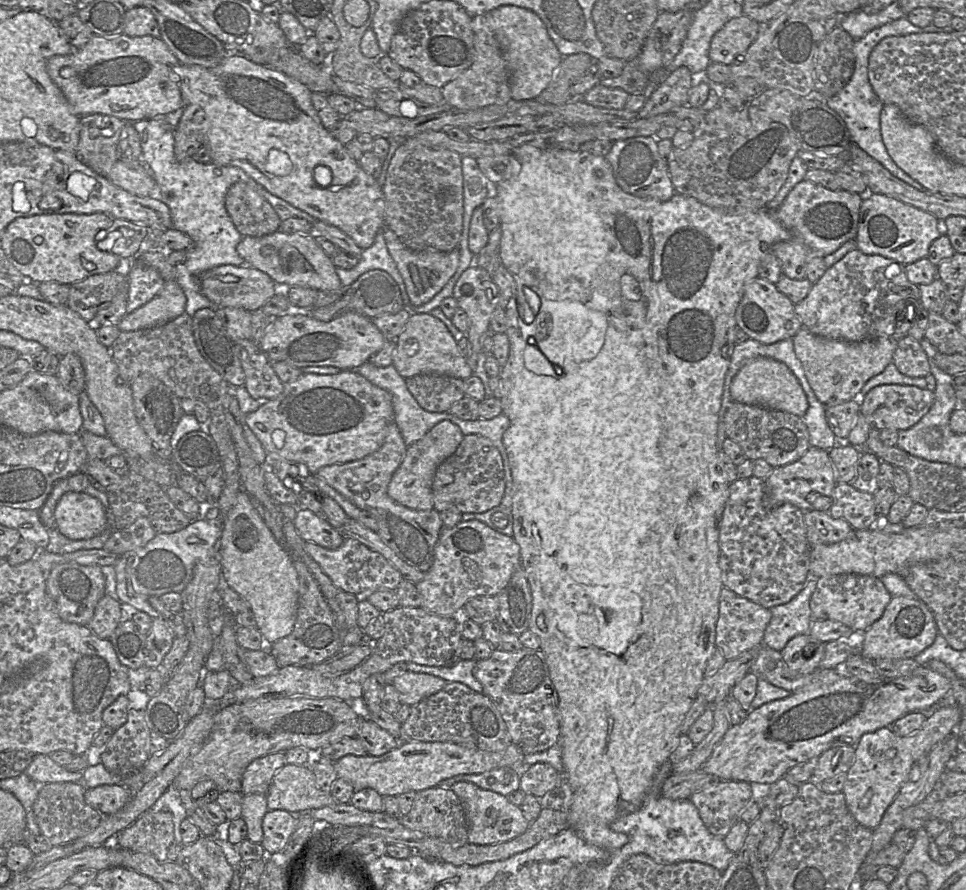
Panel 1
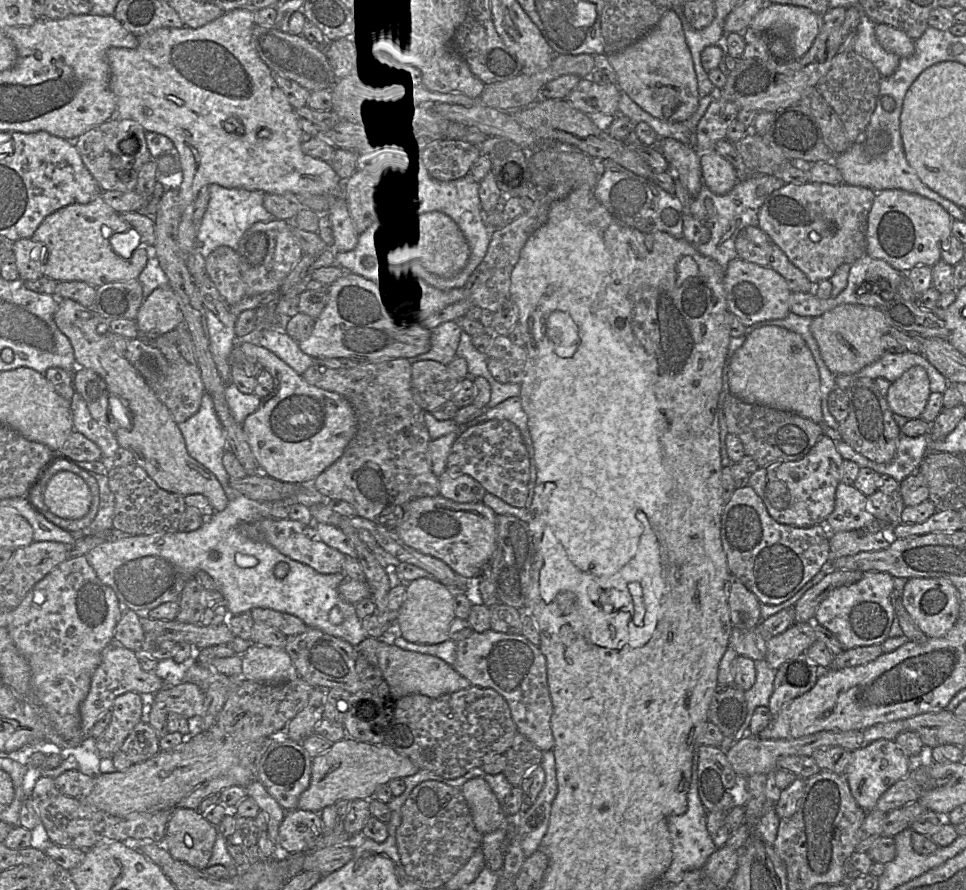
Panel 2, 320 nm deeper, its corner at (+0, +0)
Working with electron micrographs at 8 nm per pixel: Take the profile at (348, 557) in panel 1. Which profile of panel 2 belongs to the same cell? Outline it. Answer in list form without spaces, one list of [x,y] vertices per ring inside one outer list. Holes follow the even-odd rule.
[[[263,518],[257,522],[240,524],[239,531],[251,540],[266,542],[281,554],[321,574],[335,574],[342,571],[346,556],[322,542],[311,525],[290,519]]]

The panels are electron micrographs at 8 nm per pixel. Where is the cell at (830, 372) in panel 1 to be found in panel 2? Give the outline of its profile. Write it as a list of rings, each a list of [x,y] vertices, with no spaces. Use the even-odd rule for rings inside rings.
[[[843,304],[813,318],[811,332],[822,360],[834,375],[855,374],[876,362],[885,352],[883,336],[890,331],[889,321],[877,308]]]

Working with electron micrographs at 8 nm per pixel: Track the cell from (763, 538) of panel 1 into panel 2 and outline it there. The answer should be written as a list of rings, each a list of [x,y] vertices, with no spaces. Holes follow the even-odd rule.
[[[745,486],[736,488],[721,515],[720,537],[728,569],[751,591],[762,605],[779,605],[793,597],[830,561],[830,533],[824,524],[797,528],[776,522],[756,492]]]

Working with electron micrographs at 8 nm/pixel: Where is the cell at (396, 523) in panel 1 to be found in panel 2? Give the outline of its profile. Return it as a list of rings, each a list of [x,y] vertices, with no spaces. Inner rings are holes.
[[[406,358],[360,362],[353,368],[331,368],[314,363],[302,377],[313,386],[338,393],[350,403],[356,415],[356,432],[338,460],[310,482],[301,484],[313,487],[323,496],[347,502],[357,516],[393,531],[402,520],[403,506],[407,502],[439,494],[439,479],[432,471],[428,452],[432,439],[425,424],[425,411],[415,403],[410,391],[411,364]]]

